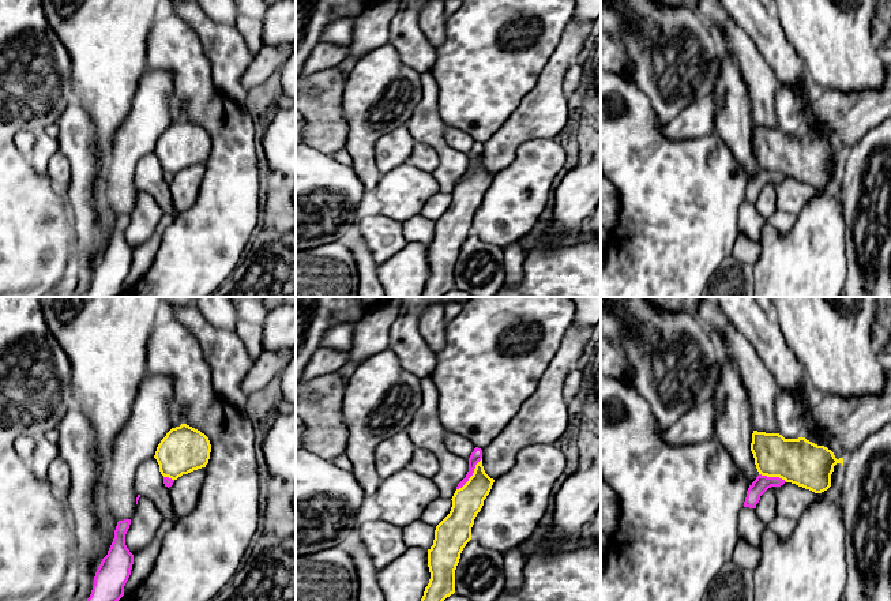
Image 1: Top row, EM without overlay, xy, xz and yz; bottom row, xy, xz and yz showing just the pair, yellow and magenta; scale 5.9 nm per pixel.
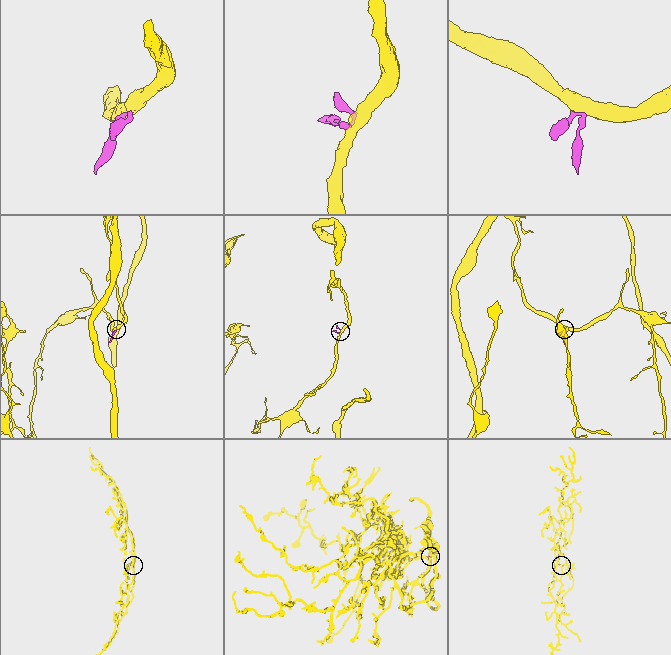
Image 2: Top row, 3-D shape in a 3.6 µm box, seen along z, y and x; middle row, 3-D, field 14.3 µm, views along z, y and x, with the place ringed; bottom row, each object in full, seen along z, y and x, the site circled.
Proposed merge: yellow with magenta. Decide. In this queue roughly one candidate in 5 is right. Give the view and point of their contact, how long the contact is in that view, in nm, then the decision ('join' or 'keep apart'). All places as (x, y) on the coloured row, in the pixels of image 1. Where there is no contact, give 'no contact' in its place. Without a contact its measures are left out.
contact xz (473, 474); length 240 nm; keep apart

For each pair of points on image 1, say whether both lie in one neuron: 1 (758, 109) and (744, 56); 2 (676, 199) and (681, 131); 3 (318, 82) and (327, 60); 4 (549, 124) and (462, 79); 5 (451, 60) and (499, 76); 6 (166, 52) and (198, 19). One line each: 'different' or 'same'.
1: same
2: different
3: different
4: different
5: same
6: different

